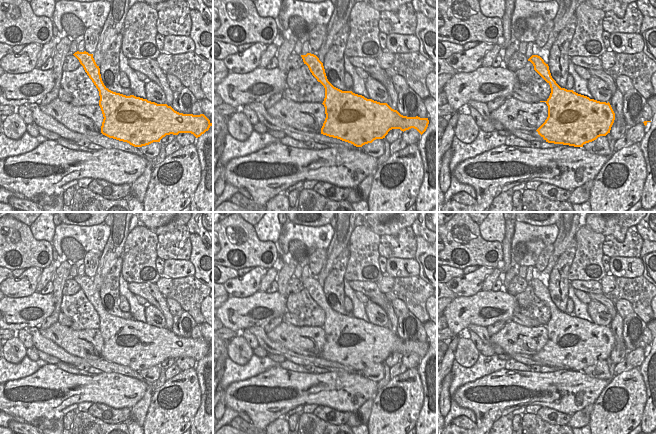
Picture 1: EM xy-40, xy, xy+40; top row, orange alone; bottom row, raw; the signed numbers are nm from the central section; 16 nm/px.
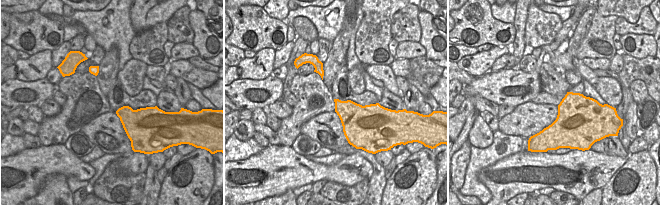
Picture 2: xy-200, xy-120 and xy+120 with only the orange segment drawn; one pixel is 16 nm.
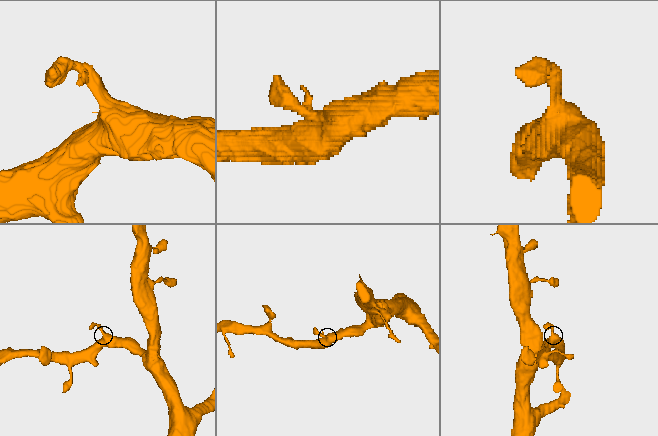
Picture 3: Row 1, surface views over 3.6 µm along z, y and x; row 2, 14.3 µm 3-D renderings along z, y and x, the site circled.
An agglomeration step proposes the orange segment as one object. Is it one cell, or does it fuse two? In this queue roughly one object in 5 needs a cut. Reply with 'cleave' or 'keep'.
keep

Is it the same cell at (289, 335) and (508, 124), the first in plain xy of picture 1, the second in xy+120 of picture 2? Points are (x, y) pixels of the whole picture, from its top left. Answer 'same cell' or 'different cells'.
same cell

